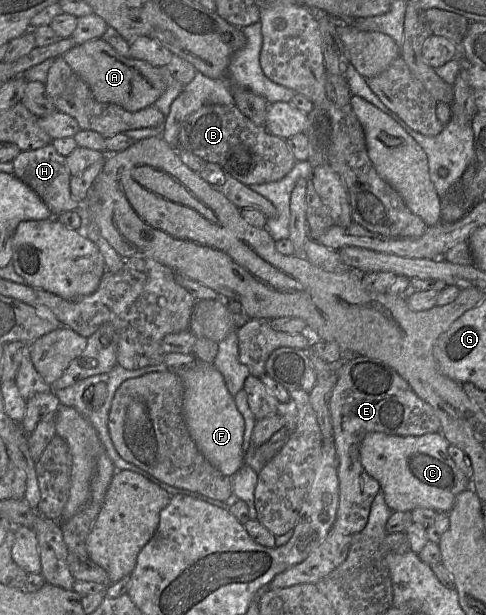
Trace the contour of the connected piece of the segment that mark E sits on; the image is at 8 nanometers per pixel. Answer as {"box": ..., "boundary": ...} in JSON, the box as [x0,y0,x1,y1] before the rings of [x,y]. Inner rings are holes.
{"box":[329,356,440,535],"boundary":[[[367,356],[346,361],[338,372],[329,399],[329,413],[338,458],[339,503],[332,529],[346,535],[360,533],[367,524],[371,504],[380,490],[360,461],[360,444],[370,432],[396,436],[439,433],[440,422],[432,407],[419,398],[393,368]]]}

